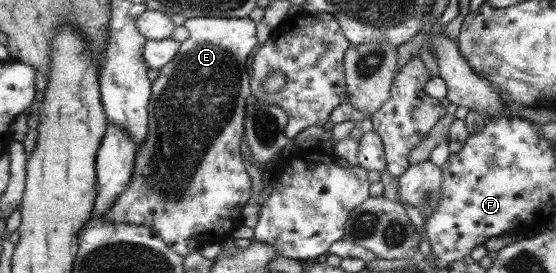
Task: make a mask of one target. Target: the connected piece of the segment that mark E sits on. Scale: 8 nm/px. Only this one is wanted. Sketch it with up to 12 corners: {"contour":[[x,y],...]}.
{"contour":[[191,17],[102,221],[186,257],[243,225],[248,18]]}

